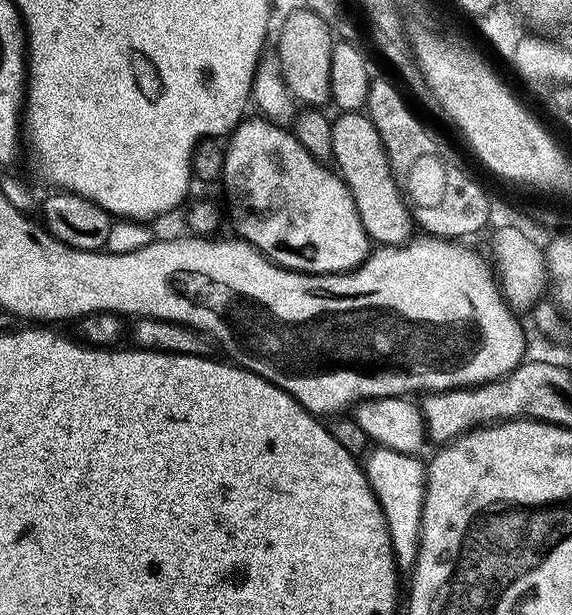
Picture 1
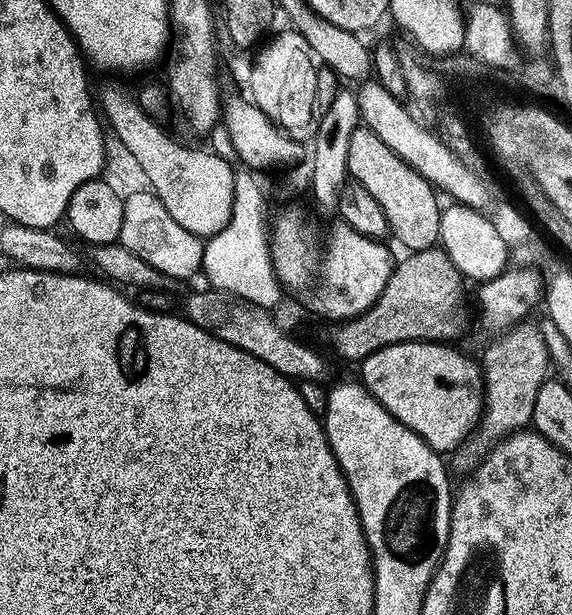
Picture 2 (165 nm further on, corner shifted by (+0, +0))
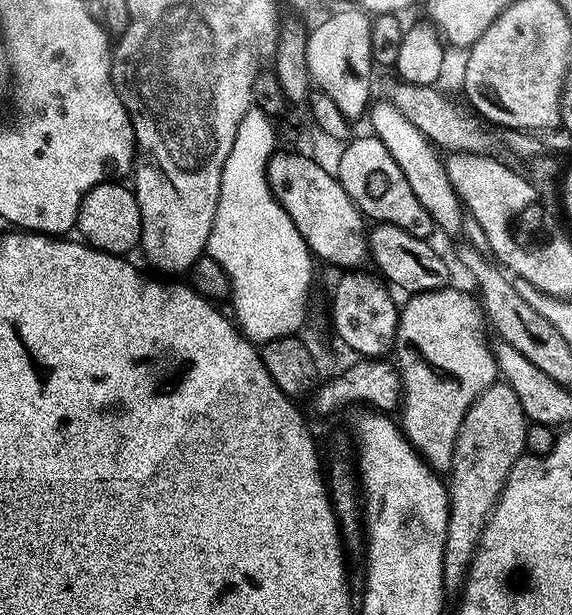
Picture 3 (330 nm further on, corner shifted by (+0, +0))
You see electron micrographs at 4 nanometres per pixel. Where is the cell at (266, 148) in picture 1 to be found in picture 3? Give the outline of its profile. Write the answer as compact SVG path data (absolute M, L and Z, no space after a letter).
M366 266L339 269L334 279L338 326L345 345L357 353L379 353L396 331L398 294L384 277Z

